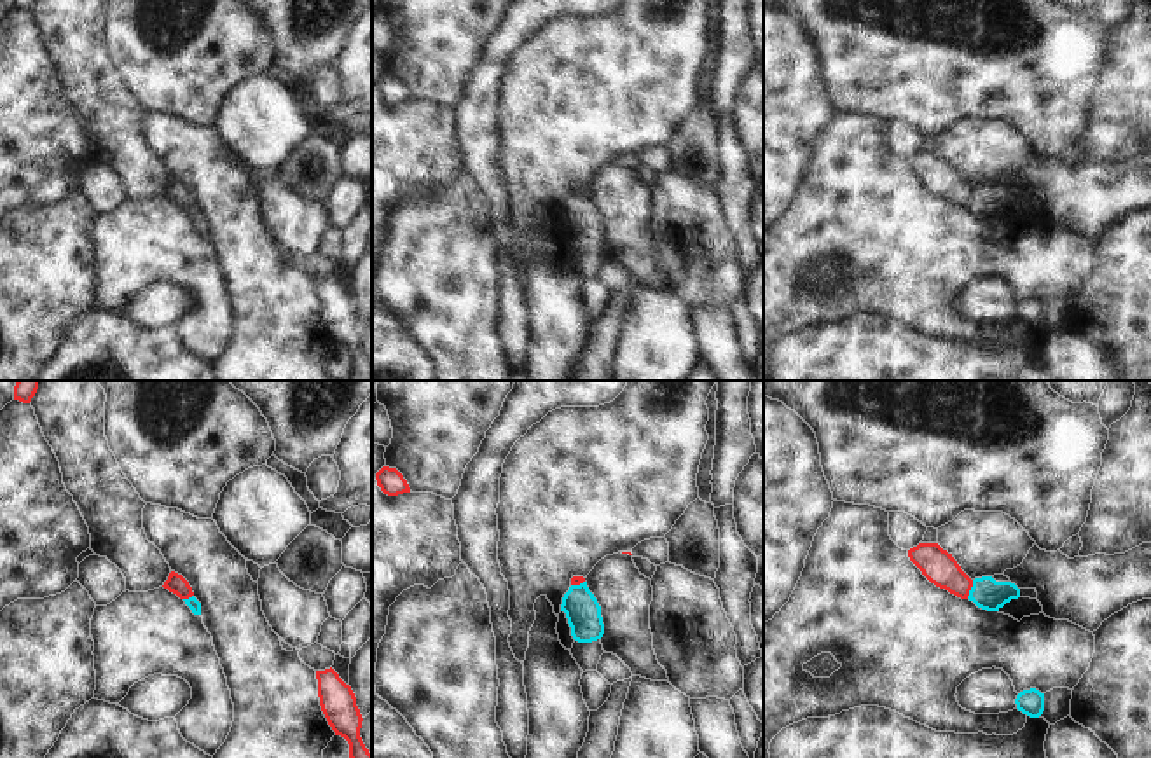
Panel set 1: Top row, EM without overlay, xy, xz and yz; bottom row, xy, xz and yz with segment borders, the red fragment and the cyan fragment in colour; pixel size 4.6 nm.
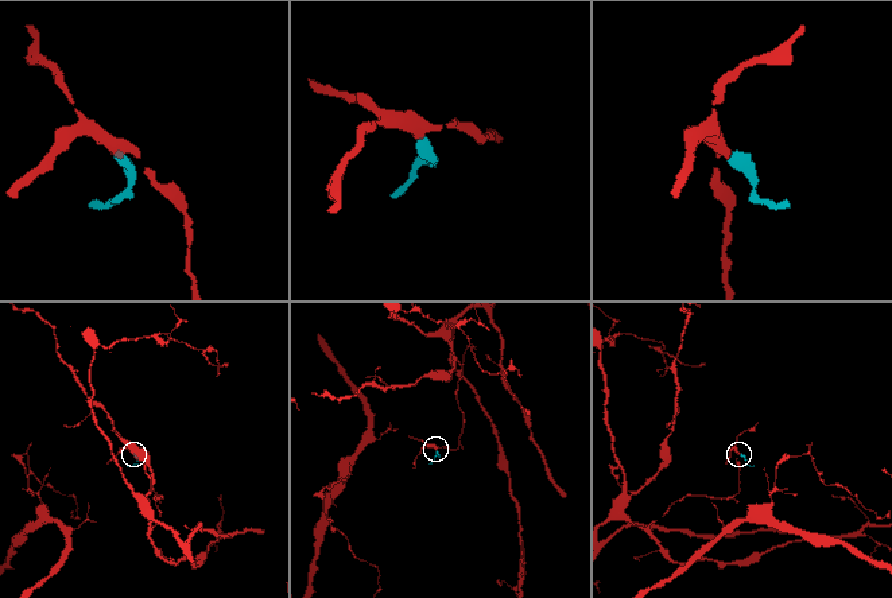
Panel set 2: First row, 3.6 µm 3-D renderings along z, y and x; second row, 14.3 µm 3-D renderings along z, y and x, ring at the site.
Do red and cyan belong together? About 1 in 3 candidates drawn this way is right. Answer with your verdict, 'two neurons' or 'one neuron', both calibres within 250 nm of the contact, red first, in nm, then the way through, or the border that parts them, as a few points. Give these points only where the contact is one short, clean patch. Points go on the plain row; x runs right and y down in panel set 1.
two neurons | 160/140 nm | along yz (973, 189), (966, 206)

